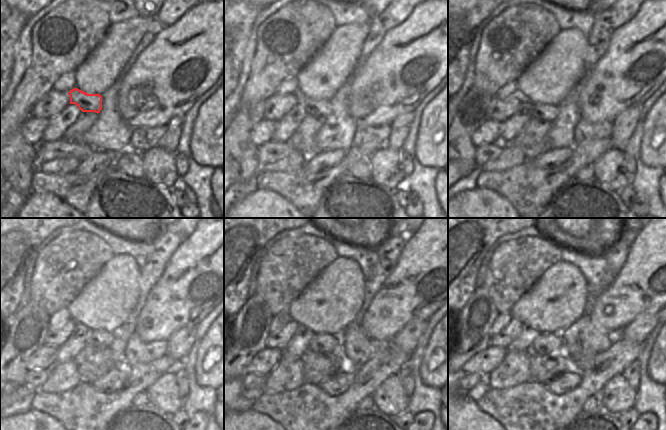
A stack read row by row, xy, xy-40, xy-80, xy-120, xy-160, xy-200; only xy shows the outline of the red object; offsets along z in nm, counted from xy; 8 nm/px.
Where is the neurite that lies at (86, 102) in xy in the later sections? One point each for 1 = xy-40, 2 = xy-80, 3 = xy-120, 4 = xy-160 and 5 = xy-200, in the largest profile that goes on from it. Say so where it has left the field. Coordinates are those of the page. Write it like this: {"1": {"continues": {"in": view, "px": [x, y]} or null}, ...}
{"1": {"continues": {"in": "xy-40", "px": [322, 108]}}, "2": {"continues": {"in": "xy-80", "px": [548, 112]}}, "3": {"continues": {"in": "xy-120", "px": [96, 338]}}, "4": {"continues": {"in": "xy-160", "px": [323, 343]}}, "5": {"continues": {"in": "xy-200", "px": [551, 345]}}}

